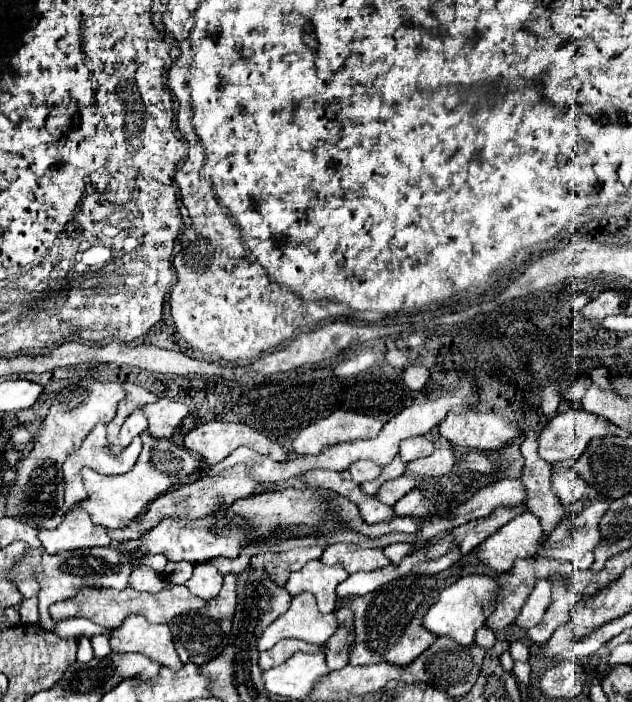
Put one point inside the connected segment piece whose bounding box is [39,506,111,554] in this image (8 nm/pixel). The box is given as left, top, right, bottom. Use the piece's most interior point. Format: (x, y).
(77, 531)

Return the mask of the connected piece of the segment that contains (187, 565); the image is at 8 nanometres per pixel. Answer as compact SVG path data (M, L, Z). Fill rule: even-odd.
M169 562L163 576L173 584L185 584L191 578L193 564L191 562Z

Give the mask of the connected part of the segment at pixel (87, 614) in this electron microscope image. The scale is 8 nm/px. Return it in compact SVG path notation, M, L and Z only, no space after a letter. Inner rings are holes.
M173 586L169 590L157 592L157 594L149 594L149 592L137 592L133 588L123 588L123 590L113 590L113 588L83 588L79 590L73 598L69 600L61 600L51 604L49 612L55 620L59 618L69 618L69 616L79 616L79 618L87 618L103 628L113 630L115 626L119 626L119 622L123 622L123 618L127 618L127 614L139 614L145 616L149 622L157 622L157 624L165 624L171 618L175 618L177 614L189 612L189 610L199 610L205 606L205 600L193 596L187 586Z

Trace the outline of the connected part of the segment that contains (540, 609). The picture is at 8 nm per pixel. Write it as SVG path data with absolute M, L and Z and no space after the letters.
M537 580L535 588L529 594L515 624L521 628L531 628L531 626L539 624L549 604L551 604L551 584L549 584L549 580Z

